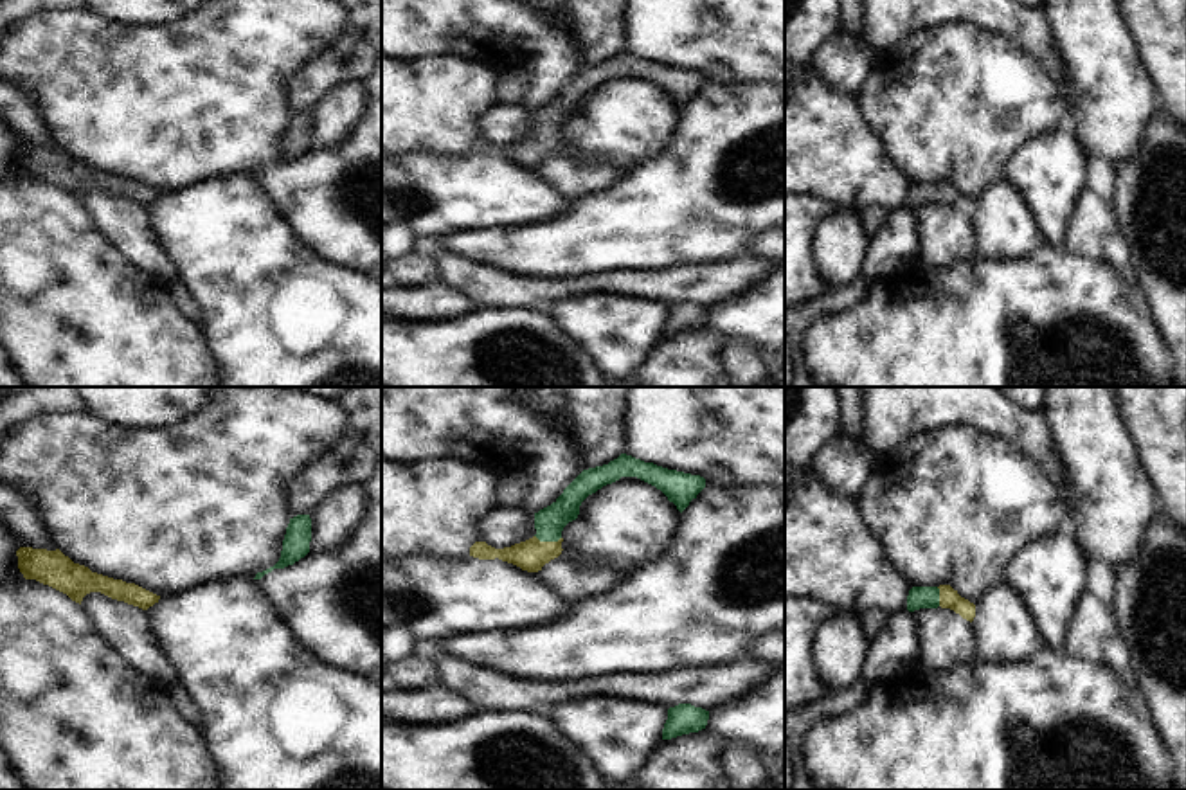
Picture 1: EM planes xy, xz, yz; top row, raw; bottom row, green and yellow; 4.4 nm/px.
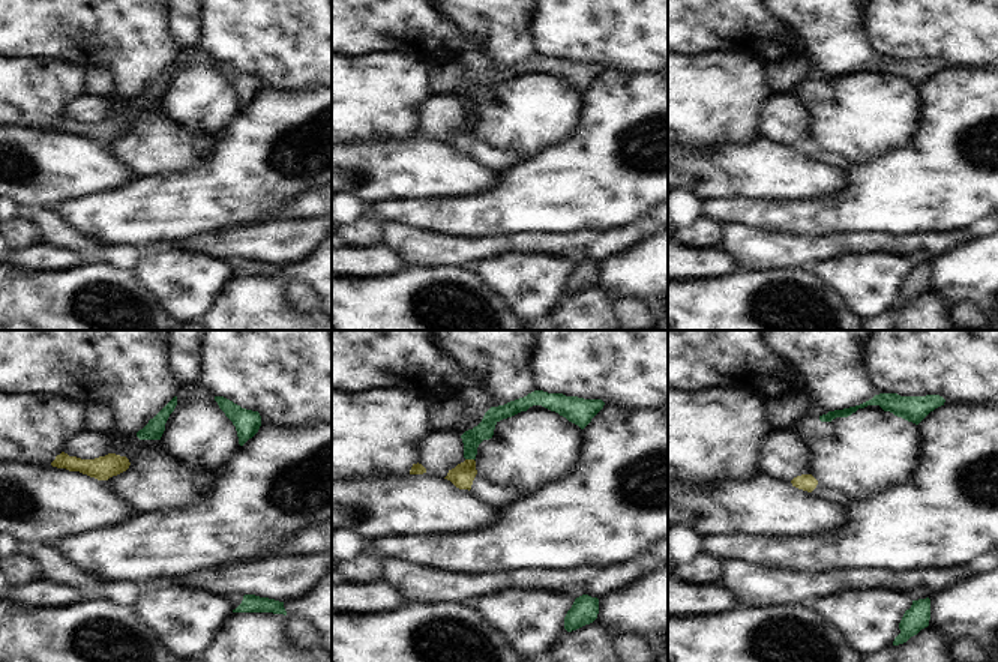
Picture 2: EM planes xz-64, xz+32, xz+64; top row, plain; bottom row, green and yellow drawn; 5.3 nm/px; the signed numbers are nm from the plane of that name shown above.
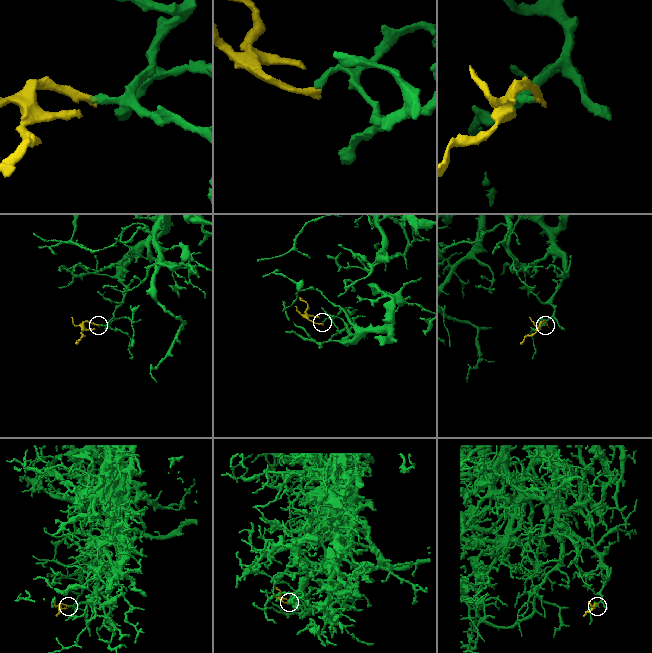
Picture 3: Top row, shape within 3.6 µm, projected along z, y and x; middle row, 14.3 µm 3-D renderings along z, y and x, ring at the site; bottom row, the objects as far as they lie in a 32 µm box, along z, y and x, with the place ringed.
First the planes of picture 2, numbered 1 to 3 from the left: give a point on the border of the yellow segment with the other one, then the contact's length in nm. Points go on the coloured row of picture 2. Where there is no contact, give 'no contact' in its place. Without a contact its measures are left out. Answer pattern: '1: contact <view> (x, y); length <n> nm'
1: no contact
2: contact xz+32 (470, 458); length 50 nm
3: no contact

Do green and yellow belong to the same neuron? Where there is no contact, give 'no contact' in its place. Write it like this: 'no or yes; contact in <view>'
yes; contact in xz

